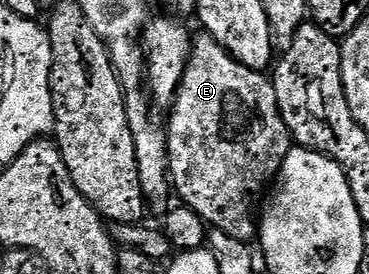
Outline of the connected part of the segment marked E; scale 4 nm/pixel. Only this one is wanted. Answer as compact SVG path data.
M201 32L198 35L193 38L193 49L189 51L190 60L185 69L185 75L181 81L181 86L177 90L177 96L173 99L173 105L168 111L168 114L170 113L169 128L167 127L168 177L171 179L171 186L175 194L177 190L178 196L182 198L180 201L187 204L212 229L218 230L219 232L227 232L227 236L235 236L235 240L239 240L240 242L252 243L259 234L259 218L255 210L253 214L253 205L256 204L257 197L261 193L264 195L270 189L274 179L280 175L283 160L288 156L291 149L291 135L287 124L283 120L283 116L279 112L279 104L275 96L272 77L268 73L247 68L239 60L235 60L210 34Z

